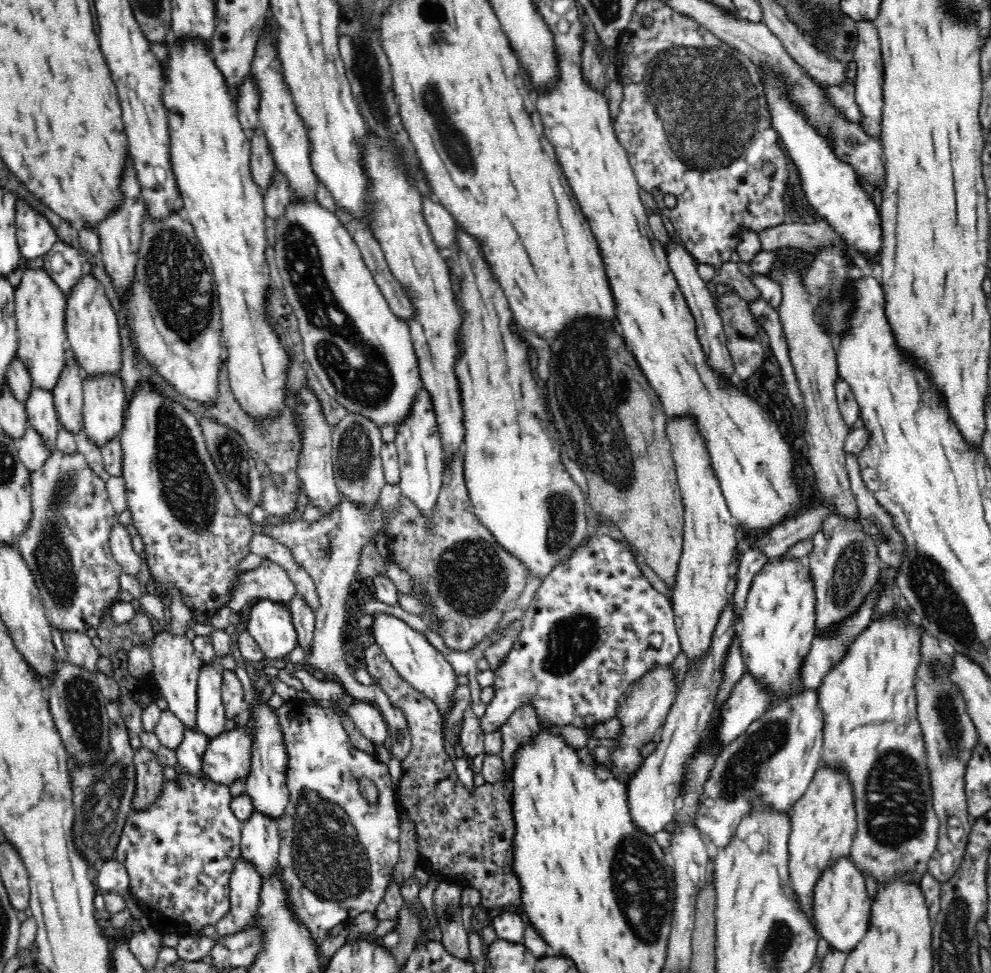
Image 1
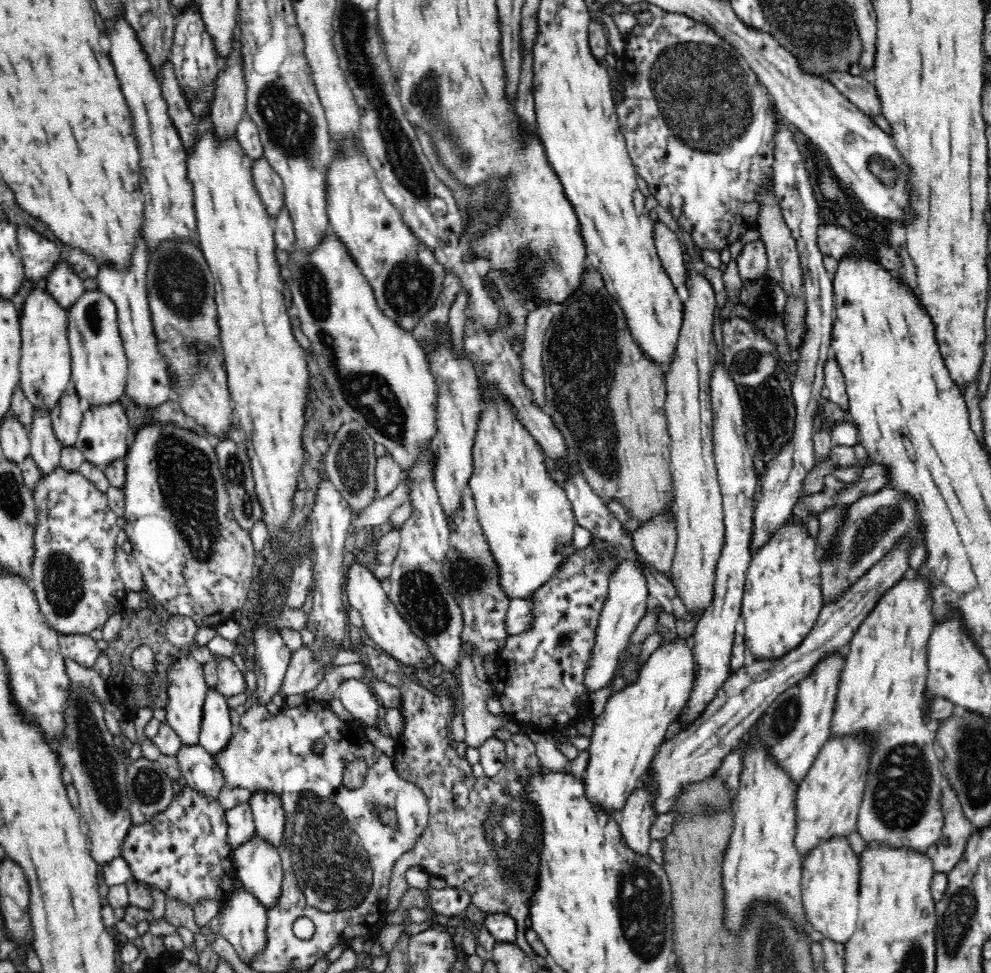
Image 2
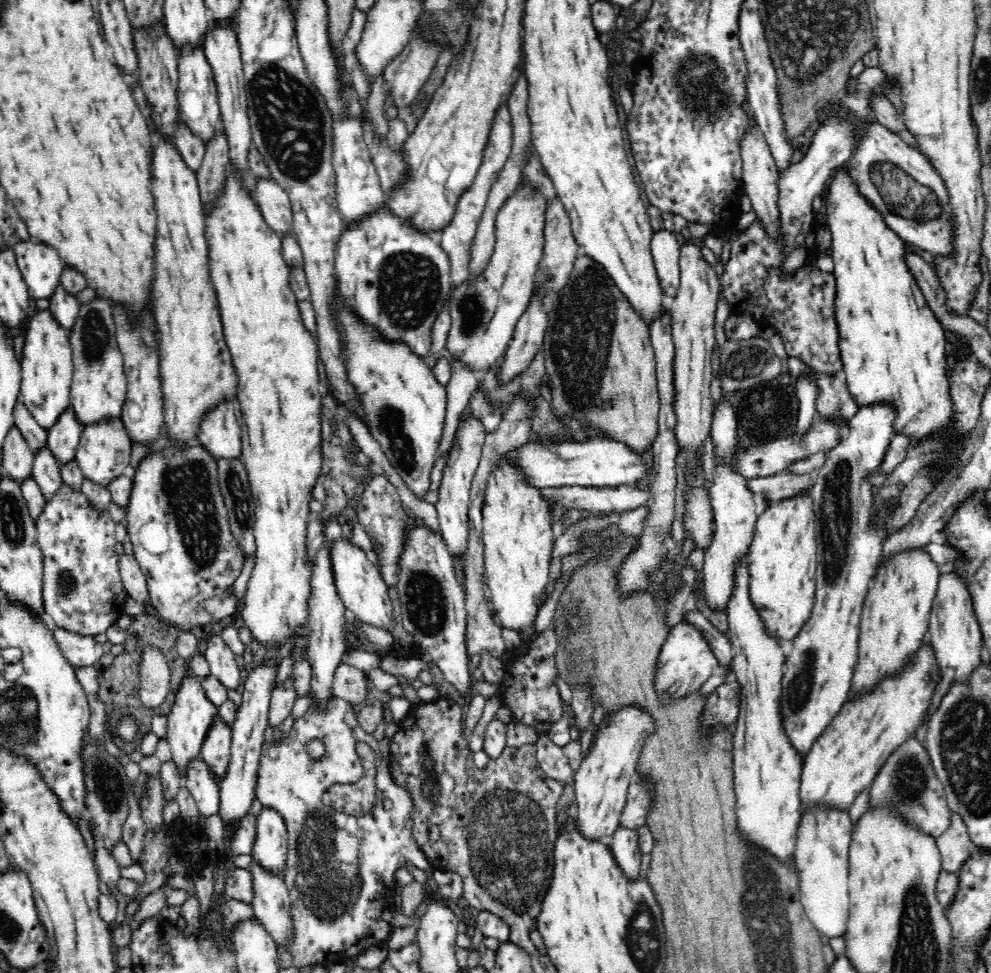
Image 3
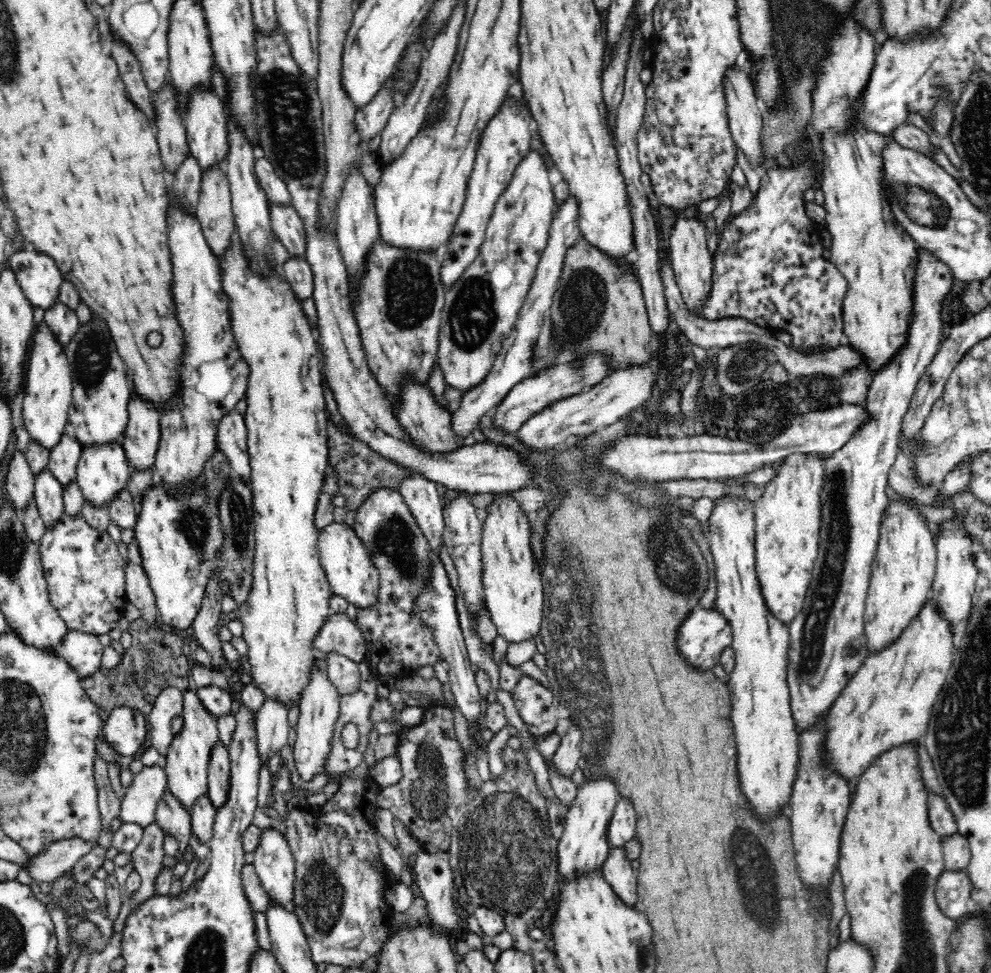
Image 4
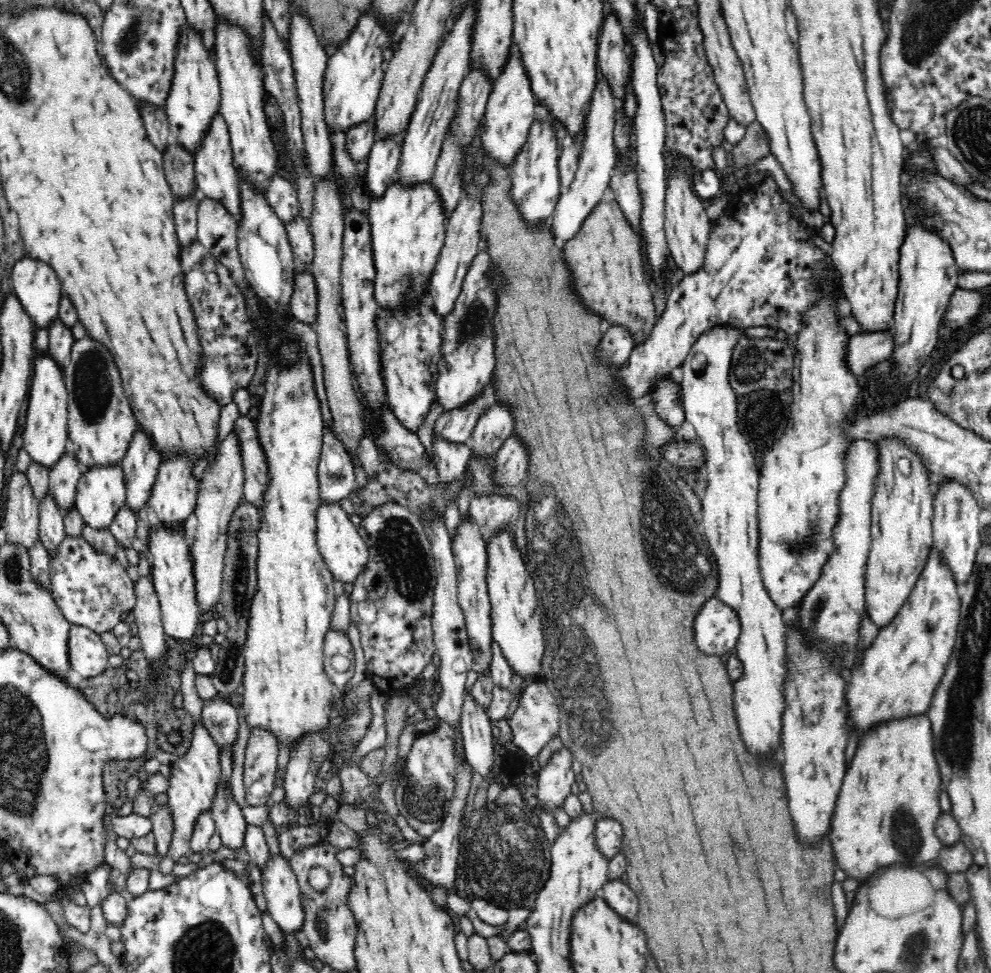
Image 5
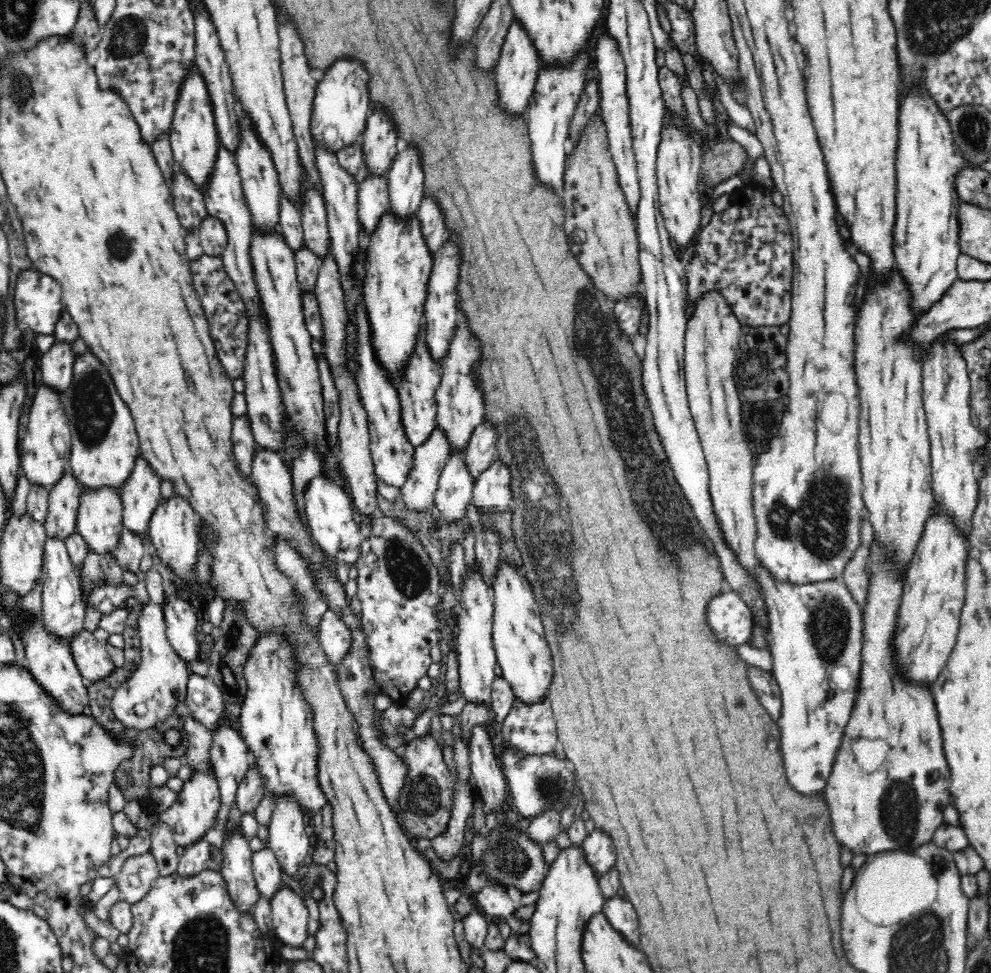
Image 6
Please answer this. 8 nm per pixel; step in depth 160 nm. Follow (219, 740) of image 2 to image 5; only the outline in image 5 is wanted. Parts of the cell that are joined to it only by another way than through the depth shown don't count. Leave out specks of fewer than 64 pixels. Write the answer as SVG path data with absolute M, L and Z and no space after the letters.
M218 784L217 799L214 800L211 815L222 844L232 852L244 850L247 822L241 808L232 800L231 790L226 784Z

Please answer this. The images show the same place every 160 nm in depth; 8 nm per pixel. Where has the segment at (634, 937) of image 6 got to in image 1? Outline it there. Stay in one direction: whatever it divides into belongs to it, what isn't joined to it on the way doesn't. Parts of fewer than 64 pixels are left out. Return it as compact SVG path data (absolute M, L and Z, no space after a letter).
M738 548L731 555L729 566L729 584L727 603L721 608L718 620L714 625L711 639L705 653L701 657L689 659L688 671L677 694L676 702L669 715L666 716L664 728L660 735L661 741L649 756L647 756L630 781L627 787L627 801L630 818L634 828L646 834L654 836L656 832L665 830L665 826L674 820L677 814L674 807L674 800L679 796L677 784L681 779L681 774L686 772L687 758L693 753L695 744L699 738L705 734L706 728L712 721L712 712L716 710L716 698L723 686L724 664L726 656L730 652L732 640L738 634L739 620L736 607L734 607L733 586L738 580L738 568L740 568L741 554Z

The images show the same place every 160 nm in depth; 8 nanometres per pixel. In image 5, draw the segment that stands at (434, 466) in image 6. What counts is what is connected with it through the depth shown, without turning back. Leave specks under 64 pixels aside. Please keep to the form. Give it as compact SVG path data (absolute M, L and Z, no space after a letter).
M486 386L485 395L472 403L466 404L462 409L453 412L442 412L434 422L433 435L440 441L450 444L465 444L472 436L472 430L476 426L476 420L480 413L484 412L488 404L492 402L493 387Z

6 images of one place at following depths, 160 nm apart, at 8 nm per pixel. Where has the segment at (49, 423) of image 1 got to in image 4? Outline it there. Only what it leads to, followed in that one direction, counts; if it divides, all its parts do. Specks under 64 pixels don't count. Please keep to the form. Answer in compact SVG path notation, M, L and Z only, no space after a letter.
M48 470L35 478L35 505L42 517L46 530L56 526L62 520L65 506L63 503L63 487Z

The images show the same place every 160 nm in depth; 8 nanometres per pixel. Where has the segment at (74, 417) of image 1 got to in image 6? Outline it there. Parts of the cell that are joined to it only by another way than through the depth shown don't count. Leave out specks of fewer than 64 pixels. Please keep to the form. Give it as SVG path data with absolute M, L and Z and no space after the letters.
M69 471L49 492L47 519L43 523L50 541L66 541L76 532L82 489Z

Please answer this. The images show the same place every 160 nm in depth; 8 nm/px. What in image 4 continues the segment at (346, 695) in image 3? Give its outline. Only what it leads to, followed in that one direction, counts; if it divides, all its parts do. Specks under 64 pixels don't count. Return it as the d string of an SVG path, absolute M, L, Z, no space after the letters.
M330 651L324 655L323 666L330 683L337 691L341 695L349 695L358 691L362 680L358 671L358 662L338 651Z

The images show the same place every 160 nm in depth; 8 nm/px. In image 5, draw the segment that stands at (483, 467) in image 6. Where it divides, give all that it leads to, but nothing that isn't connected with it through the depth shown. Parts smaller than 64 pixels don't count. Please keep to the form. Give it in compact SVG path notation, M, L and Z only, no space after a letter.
M496 402L488 404L487 409L480 413L480 418L476 420L476 426L472 430L472 453L478 456L478 460L488 460L488 456L494 456L501 450L504 442L512 436L514 432L514 419L505 407Z

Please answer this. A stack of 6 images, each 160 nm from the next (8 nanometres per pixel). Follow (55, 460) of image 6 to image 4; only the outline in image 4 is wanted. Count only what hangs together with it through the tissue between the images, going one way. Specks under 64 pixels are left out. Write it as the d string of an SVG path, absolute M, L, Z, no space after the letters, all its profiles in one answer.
M41 322L35 329L33 346L26 364L22 418L30 440L48 452L57 447L69 429L73 384L69 362L63 350L45 323Z

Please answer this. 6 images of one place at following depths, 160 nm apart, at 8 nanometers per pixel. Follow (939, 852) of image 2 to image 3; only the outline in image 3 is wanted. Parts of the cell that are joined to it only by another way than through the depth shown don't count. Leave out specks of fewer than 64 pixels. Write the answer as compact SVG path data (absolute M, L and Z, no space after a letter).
M953 814L948 830L937 836L936 840L942 855L942 868L948 872L957 873L972 857L973 844L957 814Z

